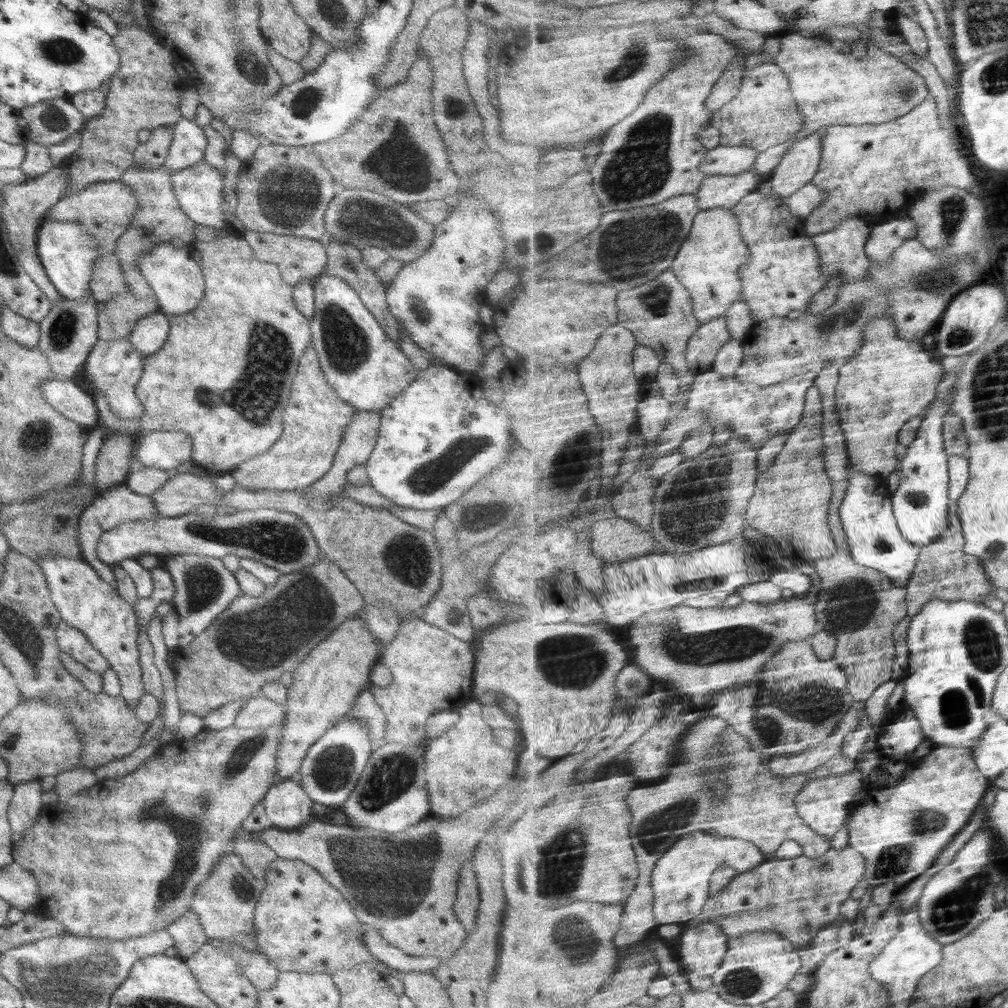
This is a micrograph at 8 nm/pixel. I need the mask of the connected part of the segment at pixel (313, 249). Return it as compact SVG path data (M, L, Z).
M246 230L242 236L248 241L255 257L262 262L271 262L280 269L282 278L294 286L303 280L312 281L325 269L328 262L325 245L321 241L315 241L294 235L278 235L269 232L256 232Z

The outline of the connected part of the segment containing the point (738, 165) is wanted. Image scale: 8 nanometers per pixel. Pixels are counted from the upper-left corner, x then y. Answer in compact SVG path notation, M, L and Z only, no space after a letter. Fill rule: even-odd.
M721 144L709 150L701 164L701 172L708 175L739 175L754 168L759 150L751 146L729 147Z

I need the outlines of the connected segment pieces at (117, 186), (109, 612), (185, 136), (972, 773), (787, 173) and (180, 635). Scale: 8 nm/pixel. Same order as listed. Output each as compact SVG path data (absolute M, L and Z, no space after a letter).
M106 181L89 184L76 193L66 192L48 209L44 221L70 221L83 224L87 234L92 235L101 254L115 252L115 240L127 231L131 218L137 212L136 196L133 190L120 181Z
M46 556L37 563L46 576L51 599L61 621L66 621L83 632L92 646L108 659L116 678L120 680L121 695L134 711L140 698L144 696L145 689L137 645L138 624L131 607L117 589L100 580L94 568L83 560Z
M180 117L174 125L174 133L164 168L170 175L180 172L197 162L205 155L207 139L194 121Z
M934 746L931 753L917 765L917 770L901 785L889 791L883 791L871 782L864 785L855 796L847 824L850 830L849 844L857 848L867 862L865 881L872 887L884 886L888 882L902 886L930 870L935 860L956 842L956 836L971 822L992 785L993 778L981 770L972 748L942 746Z
M828 128L816 132L814 136L808 136L806 140L800 140L782 159L781 166L770 176L777 194L788 197L813 182L823 161L822 132L825 130Z
M194 553L170 555L166 560L166 572L172 576L175 588L172 611L161 622L163 639L170 649L179 650L188 646L220 613L228 609L237 596L243 594L235 575L226 569L222 559Z

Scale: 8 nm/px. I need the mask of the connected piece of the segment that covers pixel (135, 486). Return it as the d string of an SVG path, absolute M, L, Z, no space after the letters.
M134 462L124 484L139 495L152 496L176 470L162 470L152 466L143 466L141 462Z

